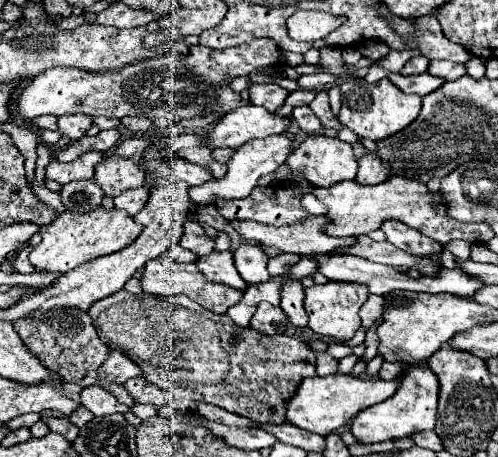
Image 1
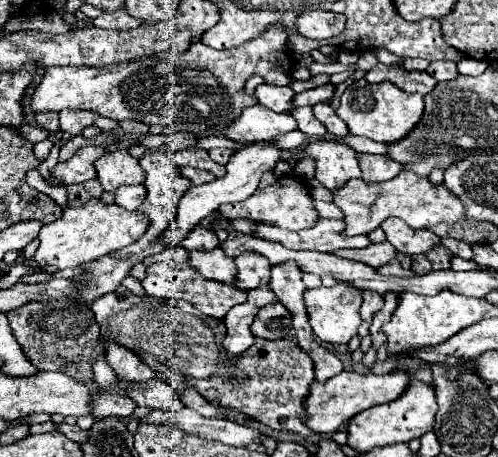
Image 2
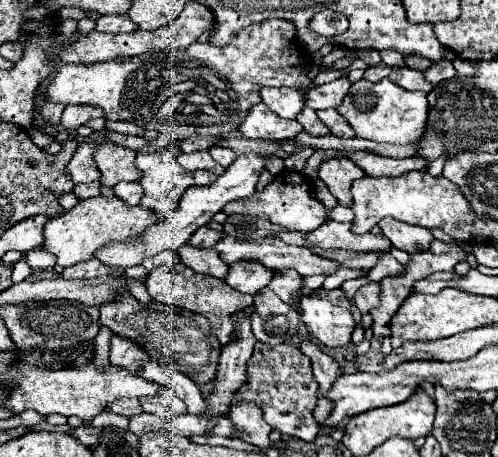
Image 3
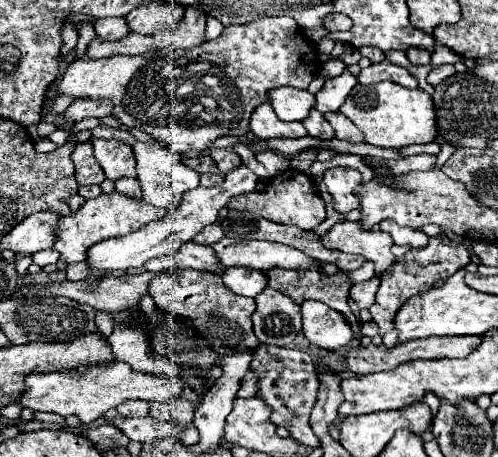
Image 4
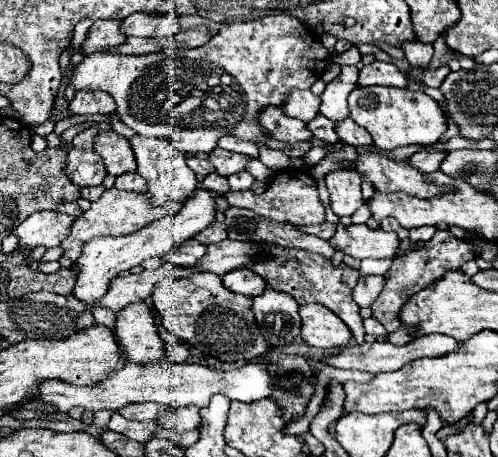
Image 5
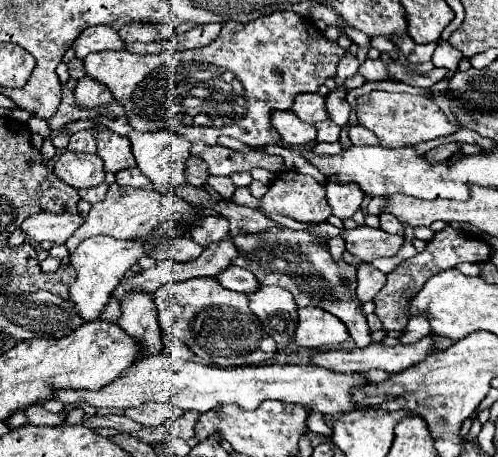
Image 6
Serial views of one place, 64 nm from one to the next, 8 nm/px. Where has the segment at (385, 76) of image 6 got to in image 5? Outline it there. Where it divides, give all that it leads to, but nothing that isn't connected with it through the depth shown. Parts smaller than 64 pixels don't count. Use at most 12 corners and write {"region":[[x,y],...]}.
{"region":[[376,60],[360,70],[358,86],[408,88],[398,66]]}

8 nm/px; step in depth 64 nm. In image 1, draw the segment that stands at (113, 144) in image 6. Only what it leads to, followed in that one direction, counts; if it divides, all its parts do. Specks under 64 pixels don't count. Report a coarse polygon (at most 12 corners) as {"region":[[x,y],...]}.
{"region":[[128,158],[96,166],[96,184],[116,198],[140,188],[144,172]]}

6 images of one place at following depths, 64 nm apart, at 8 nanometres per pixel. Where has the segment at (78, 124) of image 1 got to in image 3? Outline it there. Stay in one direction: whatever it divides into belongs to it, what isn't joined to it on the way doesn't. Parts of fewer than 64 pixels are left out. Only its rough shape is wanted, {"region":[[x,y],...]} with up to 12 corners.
{"region":[[66,106],[62,126],[74,132],[88,120],[102,118],[96,106]]}

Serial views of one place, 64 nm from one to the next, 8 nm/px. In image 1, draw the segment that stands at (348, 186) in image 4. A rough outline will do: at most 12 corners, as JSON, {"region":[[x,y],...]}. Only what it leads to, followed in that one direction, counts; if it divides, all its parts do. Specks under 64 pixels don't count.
{"region":[[308,136],[286,166],[328,188],[352,180],[352,146]]}

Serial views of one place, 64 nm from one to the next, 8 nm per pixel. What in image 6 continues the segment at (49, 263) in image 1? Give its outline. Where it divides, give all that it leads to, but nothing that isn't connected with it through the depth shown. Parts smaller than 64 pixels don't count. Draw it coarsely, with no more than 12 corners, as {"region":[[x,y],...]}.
{"region":[[112,184],[68,238],[144,236],[192,216],[172,194]]}

